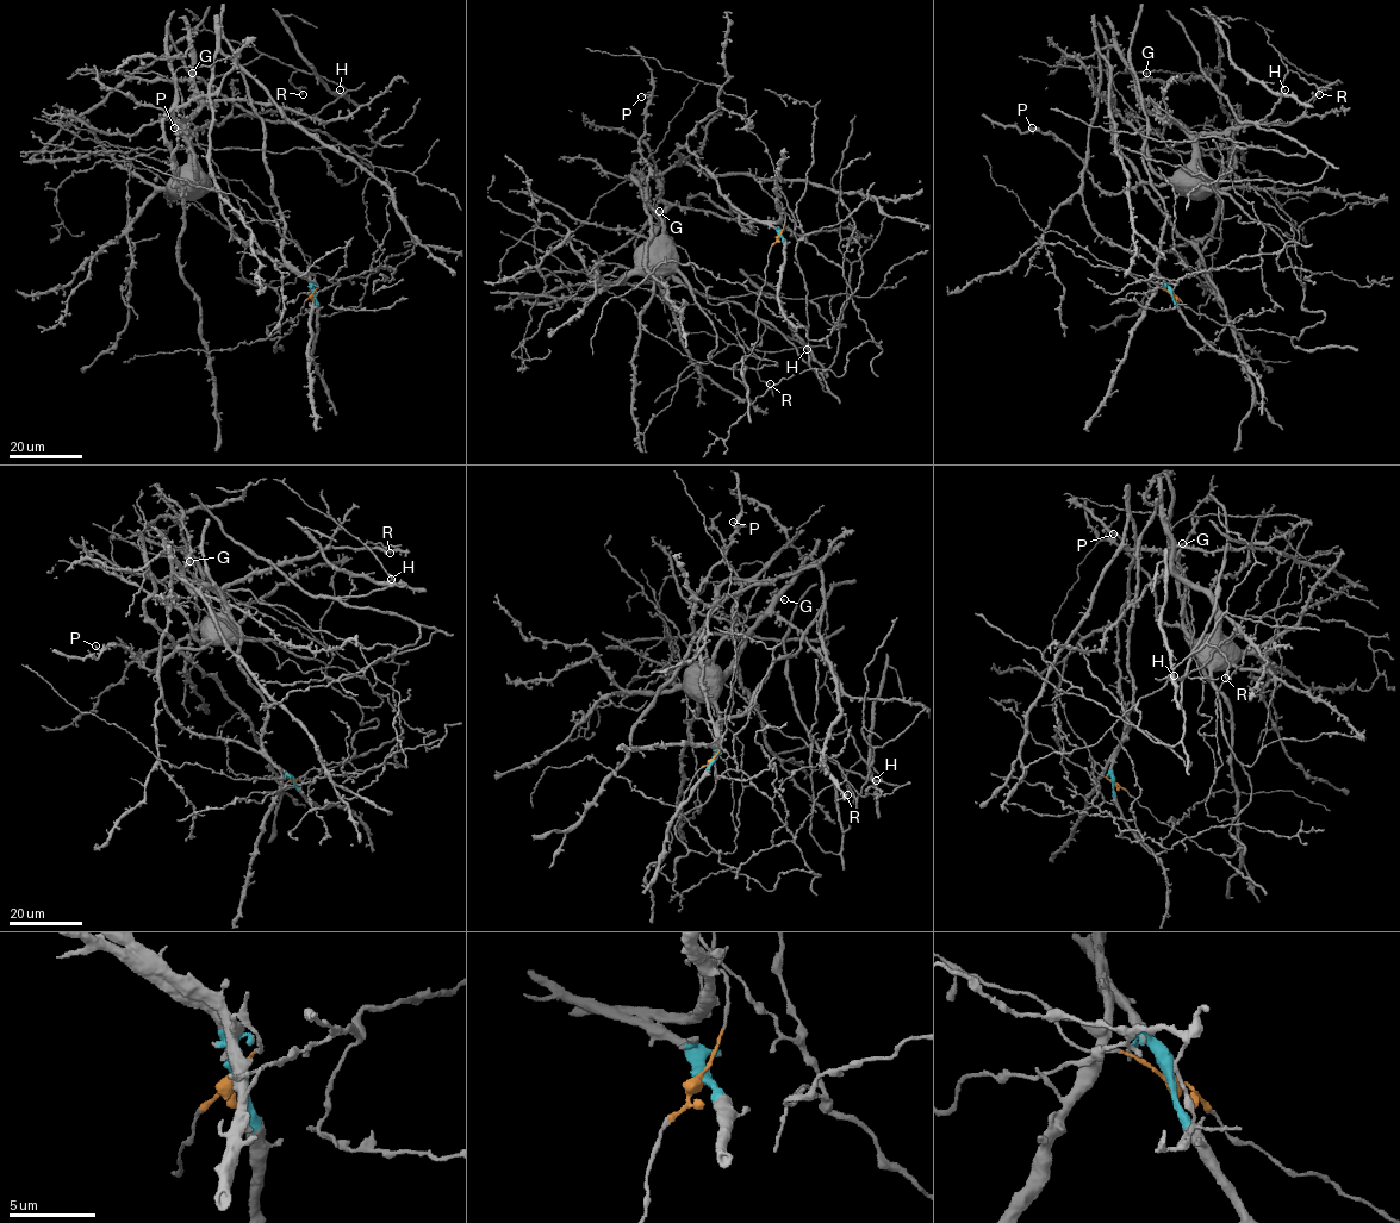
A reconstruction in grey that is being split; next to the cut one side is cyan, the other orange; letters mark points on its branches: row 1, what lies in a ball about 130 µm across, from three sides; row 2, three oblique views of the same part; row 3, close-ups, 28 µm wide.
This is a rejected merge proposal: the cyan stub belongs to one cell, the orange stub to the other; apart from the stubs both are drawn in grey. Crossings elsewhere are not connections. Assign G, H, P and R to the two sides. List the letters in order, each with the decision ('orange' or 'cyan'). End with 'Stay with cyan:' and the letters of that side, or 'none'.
G: orange
H: cyan
P: orange
R: cyan
Stay with cyan: H, R

